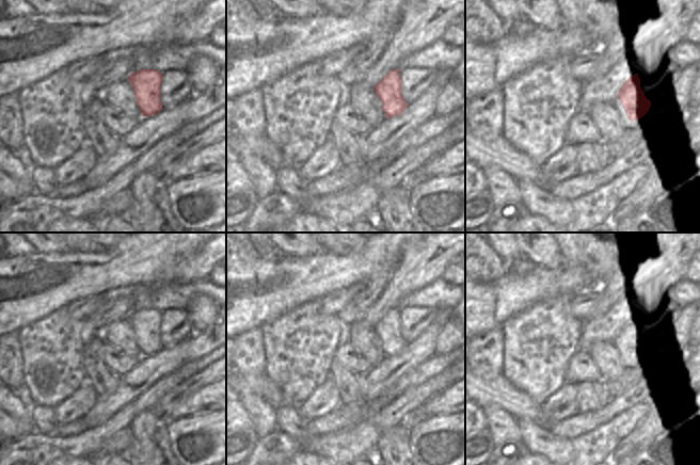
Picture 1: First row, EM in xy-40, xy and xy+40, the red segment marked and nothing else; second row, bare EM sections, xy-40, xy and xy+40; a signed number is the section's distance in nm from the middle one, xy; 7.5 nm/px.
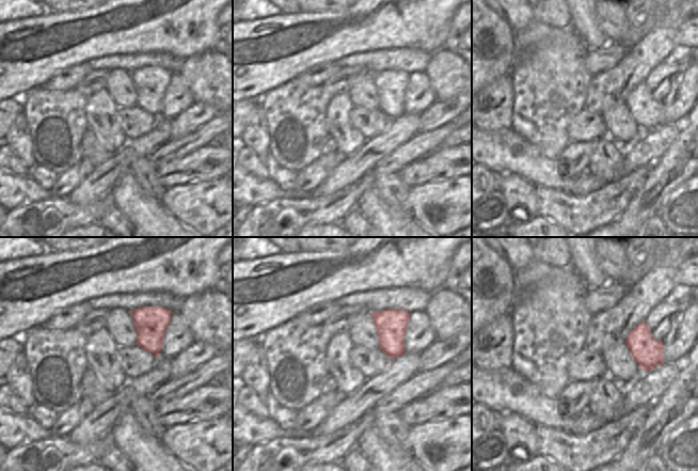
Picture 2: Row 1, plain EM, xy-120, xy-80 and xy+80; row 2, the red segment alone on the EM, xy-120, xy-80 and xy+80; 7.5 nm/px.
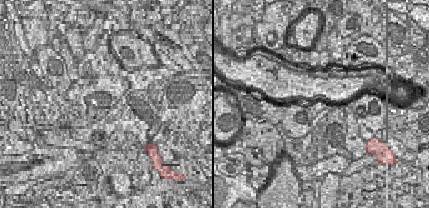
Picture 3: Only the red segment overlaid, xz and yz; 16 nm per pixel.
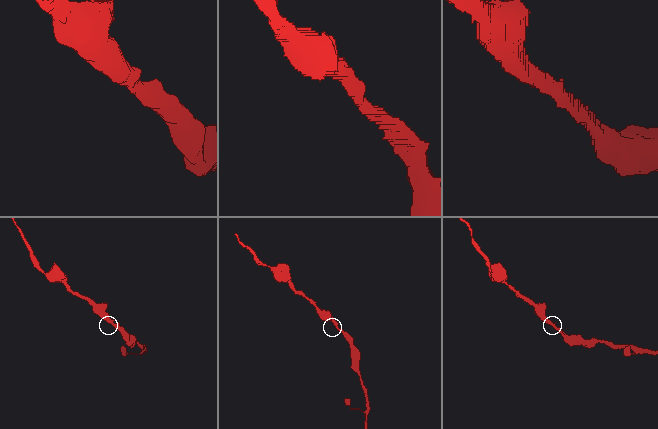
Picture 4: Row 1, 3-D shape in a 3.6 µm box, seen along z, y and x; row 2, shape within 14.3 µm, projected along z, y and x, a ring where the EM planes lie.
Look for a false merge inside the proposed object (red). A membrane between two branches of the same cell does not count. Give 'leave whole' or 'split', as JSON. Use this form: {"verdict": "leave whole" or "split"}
{"verdict": "leave whole"}

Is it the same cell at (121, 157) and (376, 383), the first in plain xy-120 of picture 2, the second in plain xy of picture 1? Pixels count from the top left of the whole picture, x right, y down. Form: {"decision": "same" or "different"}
{"decision": "same"}

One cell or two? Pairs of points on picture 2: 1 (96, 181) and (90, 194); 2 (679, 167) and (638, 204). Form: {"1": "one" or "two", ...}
{"1": "one", "2": "one"}

